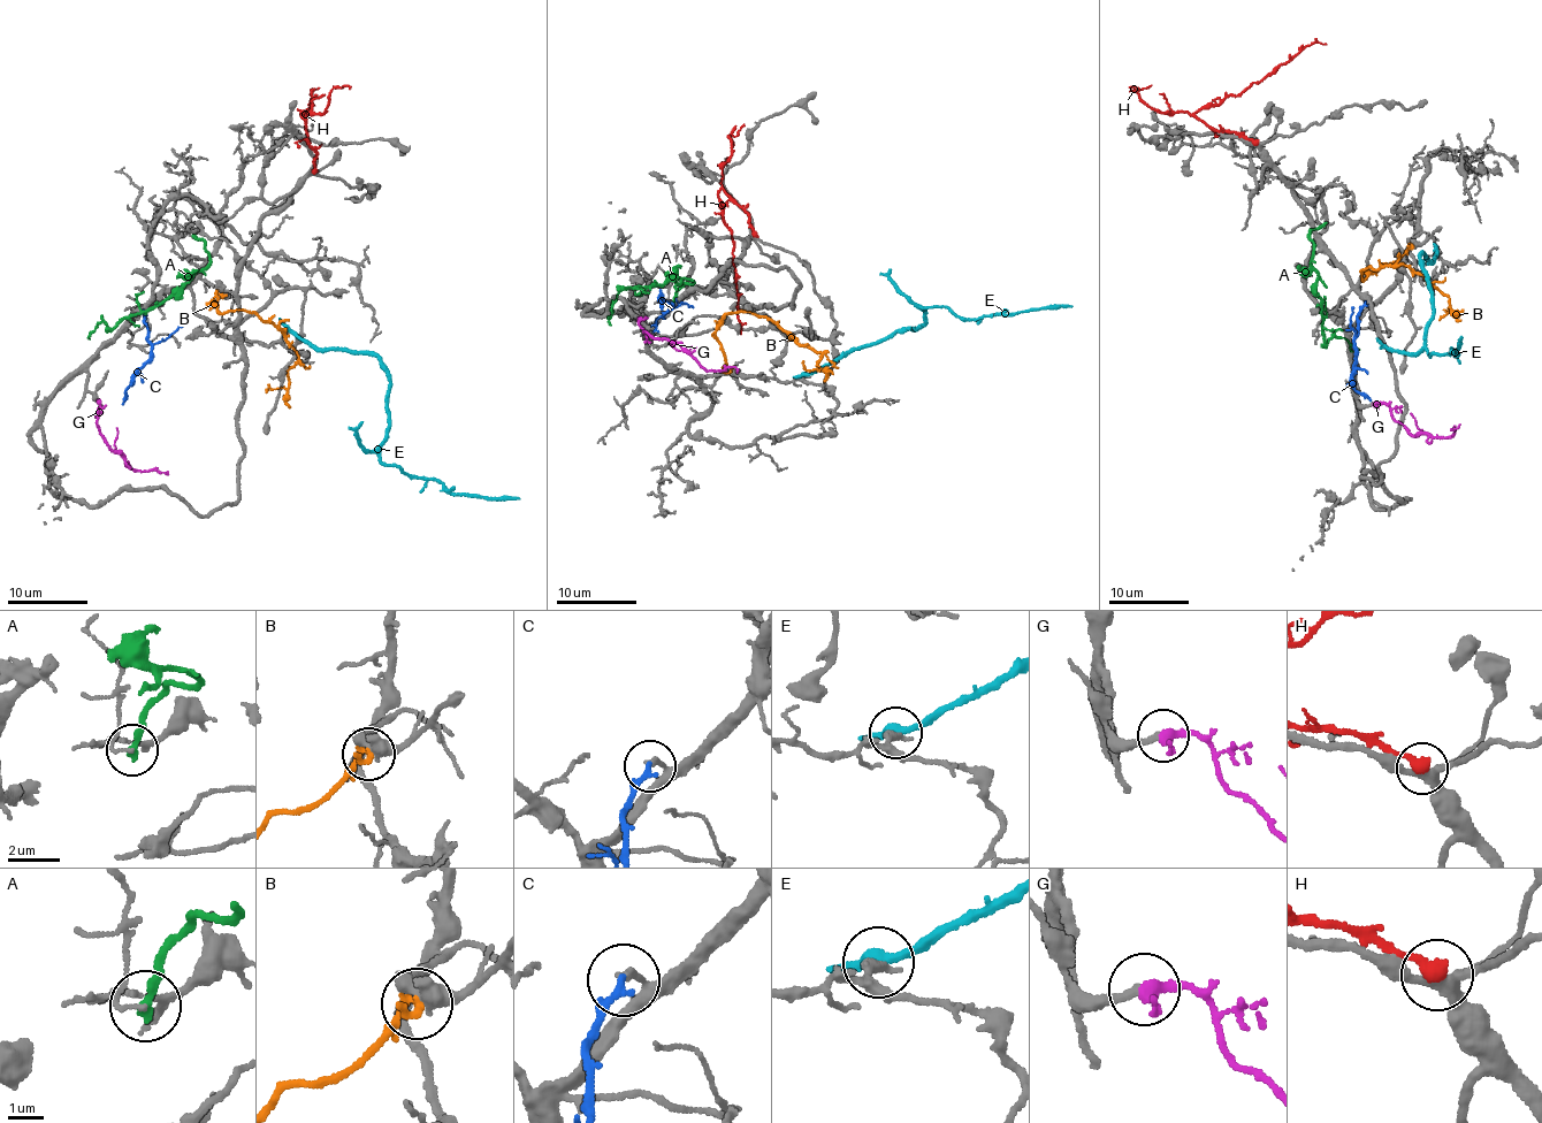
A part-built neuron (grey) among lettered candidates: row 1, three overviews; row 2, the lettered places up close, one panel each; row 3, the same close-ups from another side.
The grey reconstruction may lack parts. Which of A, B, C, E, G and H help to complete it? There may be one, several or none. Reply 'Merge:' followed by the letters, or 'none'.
Merge: G

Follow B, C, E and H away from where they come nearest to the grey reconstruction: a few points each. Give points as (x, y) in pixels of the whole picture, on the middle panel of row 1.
B: (727, 373), (715, 329), (741, 311), (764, 316), (822, 354), (823, 369), (806, 369), (803, 361)
C: (653, 333), (673, 303), (662, 298), (663, 295), (658, 298), (662, 310)
E: (804, 375), (898, 330), (917, 329), (924, 323), (926, 312), (922, 310), (929, 306), (982, 319), (1071, 306)
H: (754, 235), (749, 213), (719, 190), (722, 218), (732, 238), (741, 335)

